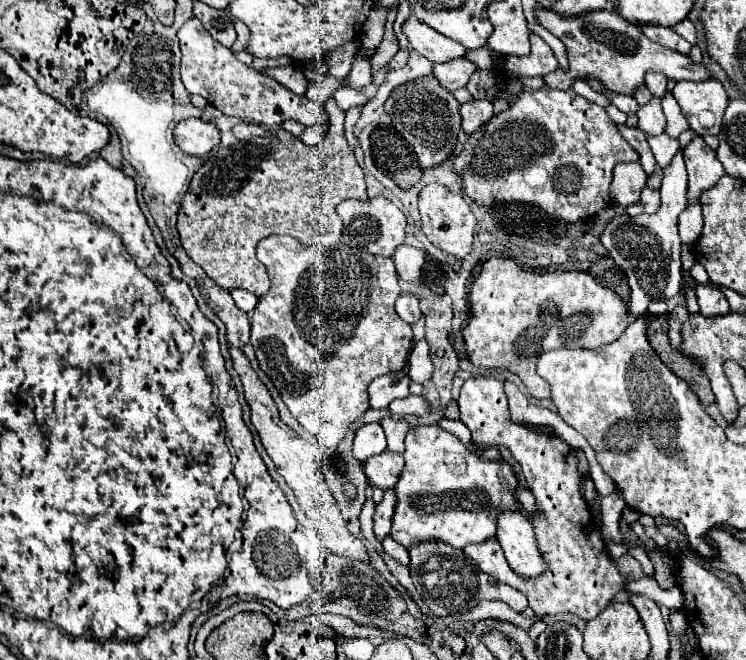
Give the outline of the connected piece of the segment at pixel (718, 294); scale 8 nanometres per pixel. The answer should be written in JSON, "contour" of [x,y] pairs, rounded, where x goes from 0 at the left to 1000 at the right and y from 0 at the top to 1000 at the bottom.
{"contour":[[[934,433],[934,458],[937,458],[937,476],[942,479],[964,479],[964,476],[977,476],[977,461],[969,448],[969,442],[956,433]]]}

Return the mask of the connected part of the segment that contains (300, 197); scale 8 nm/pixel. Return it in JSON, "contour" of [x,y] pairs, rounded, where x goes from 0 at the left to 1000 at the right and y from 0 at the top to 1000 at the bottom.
{"contour":[[[449,167],[444,197],[425,221],[412,221],[398,206],[374,197],[371,203],[355,209],[339,209],[318,215],[307,224],[291,224],[275,239],[243,303],[237,352],[251,388],[267,400],[291,433],[299,439],[326,436],[342,448],[353,448],[361,439],[361,418],[355,403],[342,391],[342,373],[361,355],[385,355],[406,370],[428,373],[449,373],[454,367],[454,327],[449,312],[465,300],[479,300],[487,306],[492,300],[487,255],[479,248],[460,206],[460,176],[462,173],[457,167]]]}

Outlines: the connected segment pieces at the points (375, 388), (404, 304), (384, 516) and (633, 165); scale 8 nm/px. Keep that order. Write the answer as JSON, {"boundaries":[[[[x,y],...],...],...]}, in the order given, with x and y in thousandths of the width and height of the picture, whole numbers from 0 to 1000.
{"boundaries":[[[[524,564],[503,573],[495,582],[495,606],[497,618],[519,618],[524,606],[548,600],[551,573],[543,564]]],[[[538,445],[532,452],[532,464],[529,464],[532,476],[538,479],[538,485],[543,485],[546,491],[554,491],[564,482],[564,470],[562,470],[562,455],[551,445]]],[[[519,742],[515,745],[513,758],[503,767],[503,779],[500,779],[500,803],[508,821],[513,821],[513,815],[521,809],[524,800],[524,785],[527,785],[527,773],[529,773],[529,745]]],[[[832,245],[822,255],[822,276],[819,276],[819,300],[830,312],[851,309],[862,282],[867,276],[867,264],[857,245]]]]}

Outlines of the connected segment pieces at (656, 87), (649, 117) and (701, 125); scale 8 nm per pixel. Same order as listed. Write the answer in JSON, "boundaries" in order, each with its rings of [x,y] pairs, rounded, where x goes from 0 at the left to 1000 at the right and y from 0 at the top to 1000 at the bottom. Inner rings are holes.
{"boundaries":[[[[870,109],[865,115],[865,124],[867,124],[867,133],[875,145],[881,148],[889,148],[894,142],[894,115],[891,112],[883,112],[883,109]]],[[[875,148],[870,158],[859,161],[854,170],[854,194],[862,197],[867,206],[881,206],[891,200],[891,173],[886,167],[886,155]]],[[[913,121],[905,127],[899,142],[910,155],[913,170],[932,203],[962,206],[969,170],[977,155],[975,139],[964,121]]]]}

